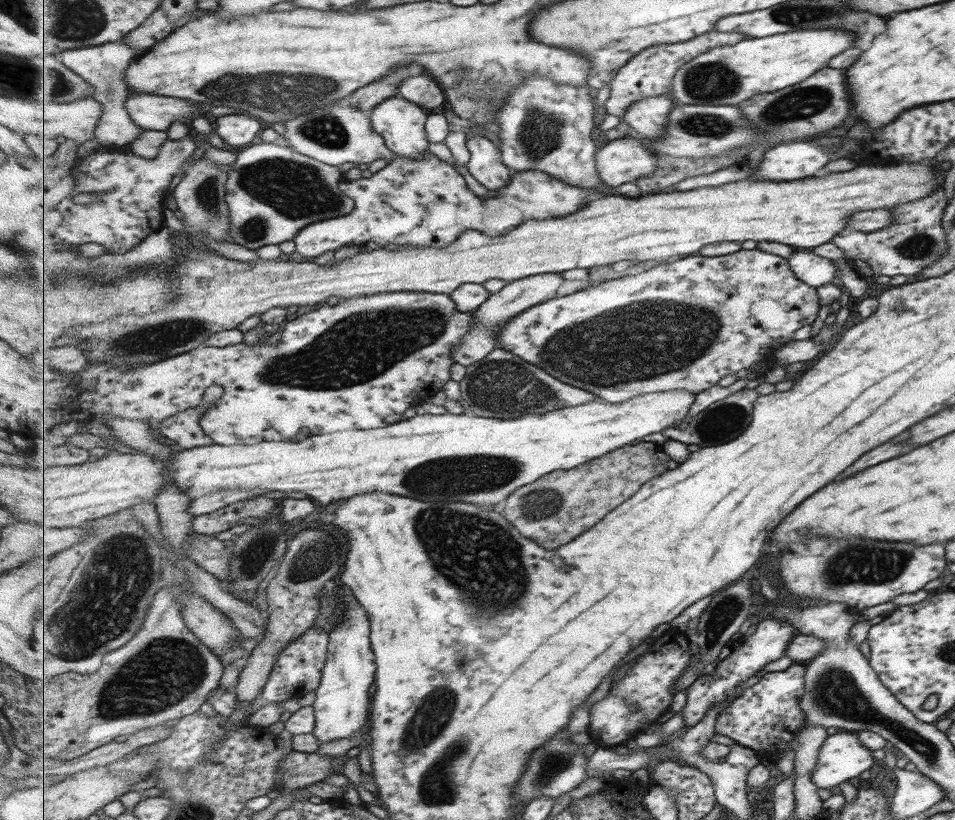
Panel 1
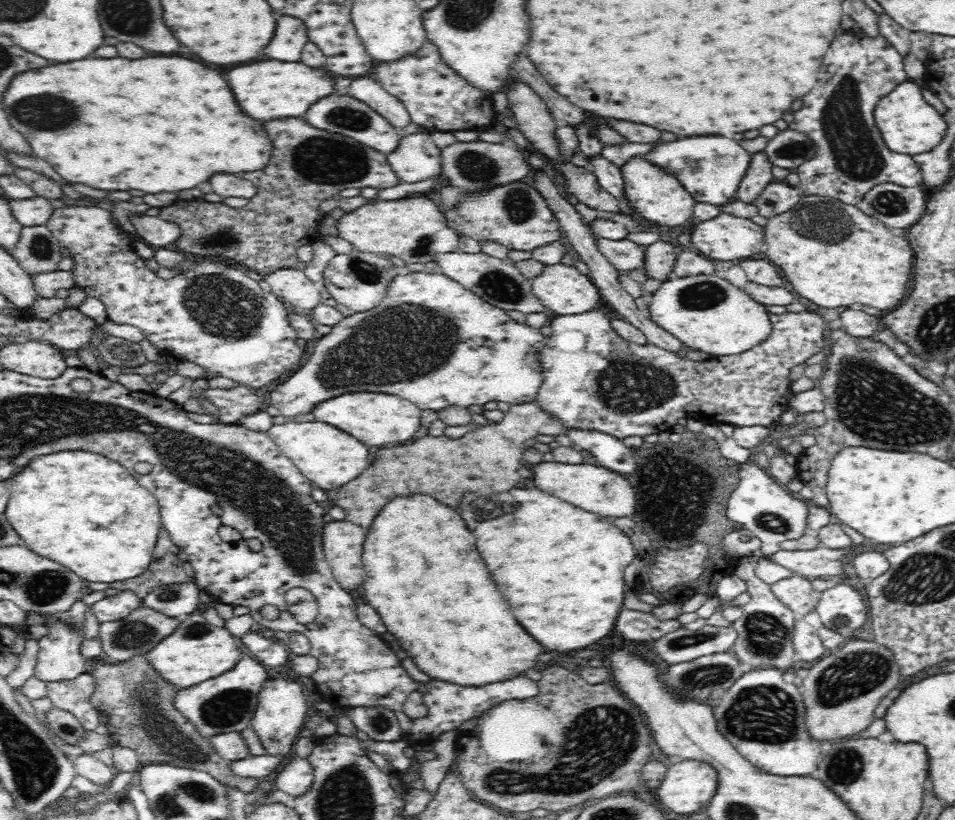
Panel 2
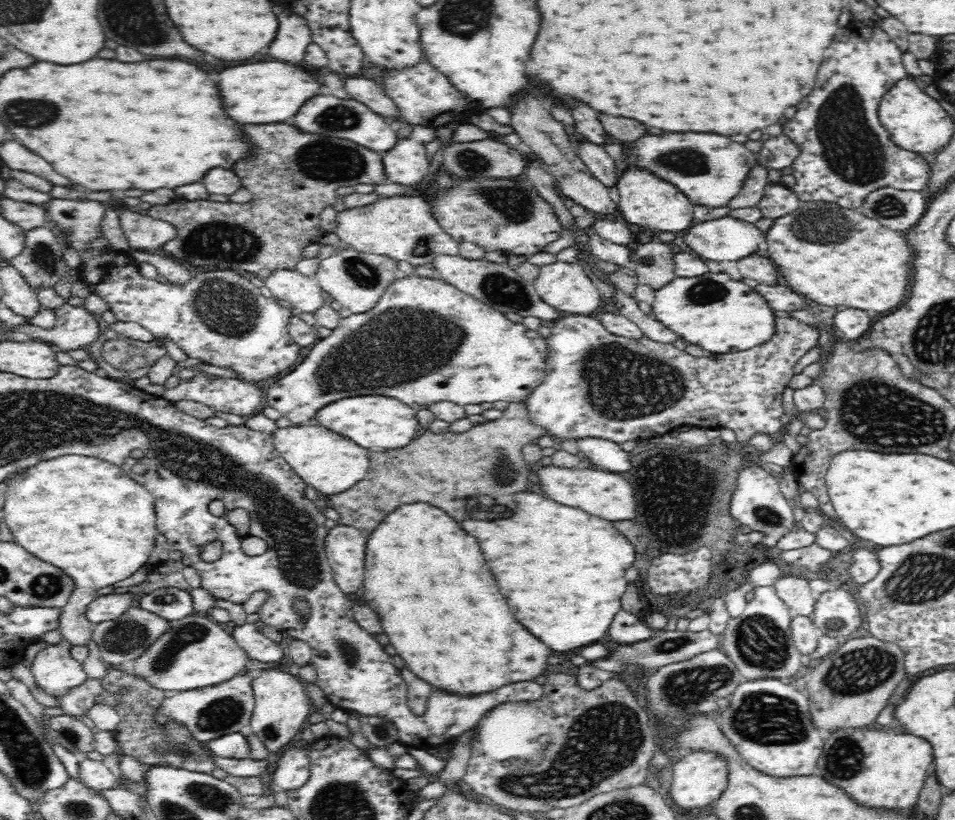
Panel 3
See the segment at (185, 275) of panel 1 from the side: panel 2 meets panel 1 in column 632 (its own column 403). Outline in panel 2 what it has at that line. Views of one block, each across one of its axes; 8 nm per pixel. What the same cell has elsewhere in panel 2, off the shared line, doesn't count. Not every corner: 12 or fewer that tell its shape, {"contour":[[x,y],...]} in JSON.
{"contour":[[432,200],[368,203],[337,221],[360,252],[426,264],[460,236]]}

